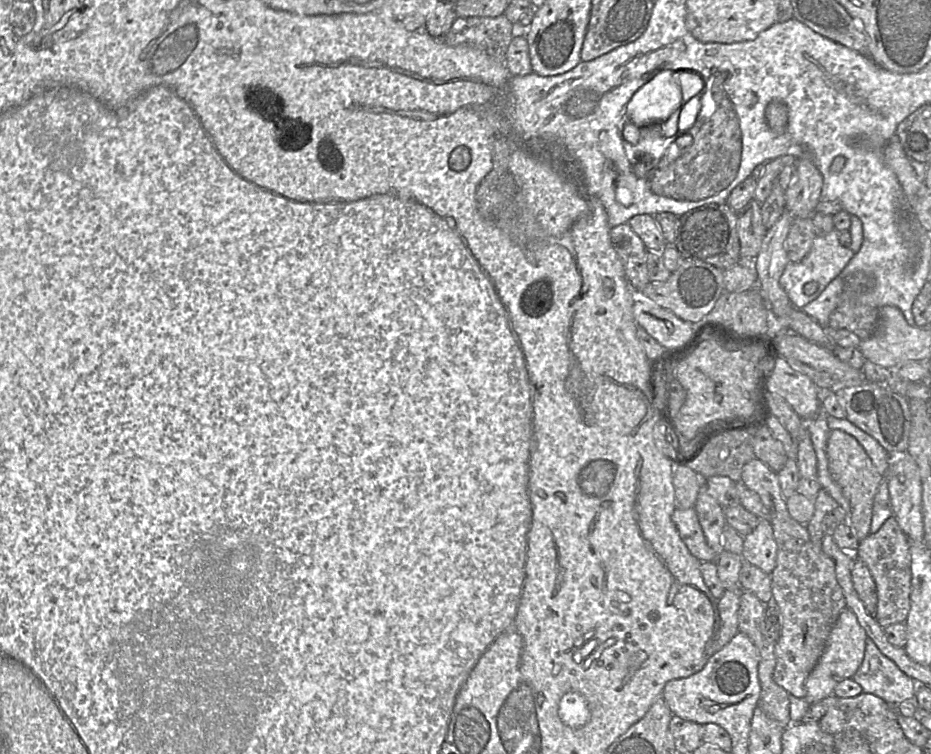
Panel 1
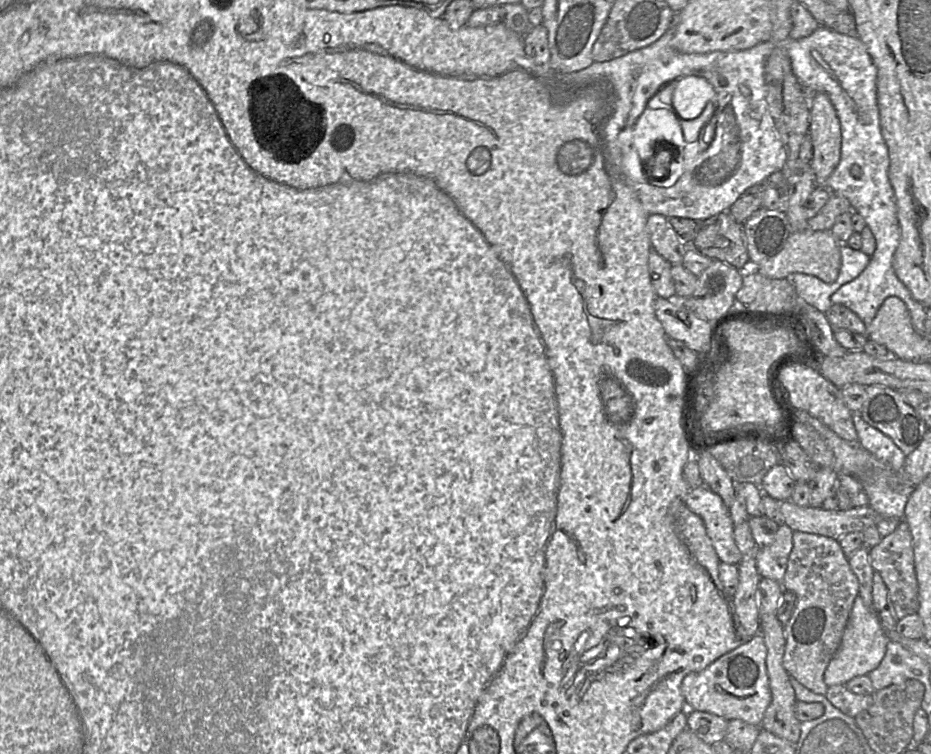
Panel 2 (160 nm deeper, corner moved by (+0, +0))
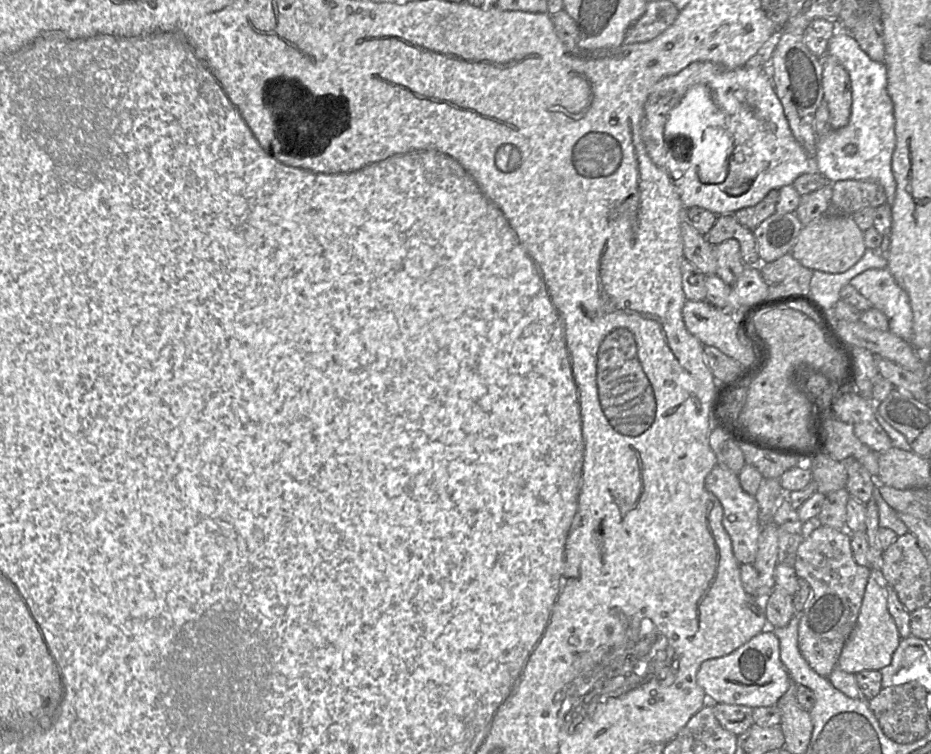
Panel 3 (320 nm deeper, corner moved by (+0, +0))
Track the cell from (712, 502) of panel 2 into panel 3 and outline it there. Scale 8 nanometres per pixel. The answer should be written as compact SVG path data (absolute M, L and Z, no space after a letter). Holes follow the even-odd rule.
M718 465L706 476L705 488L715 495L722 505L722 524L731 539L735 558L740 564L752 564L758 550L758 537L762 531L759 522L759 507L755 496L742 489L738 474Z

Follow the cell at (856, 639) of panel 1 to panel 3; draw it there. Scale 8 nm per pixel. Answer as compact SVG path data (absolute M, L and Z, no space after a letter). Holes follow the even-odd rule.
M871 571L855 627L849 635L837 661L837 667L839 667L841 670L852 674L859 673L863 670L880 671L880 669L888 666L891 663L893 653L897 649L901 637L894 619L888 611L886 586L887 585L881 580L881 578L879 578L877 574L873 574Z

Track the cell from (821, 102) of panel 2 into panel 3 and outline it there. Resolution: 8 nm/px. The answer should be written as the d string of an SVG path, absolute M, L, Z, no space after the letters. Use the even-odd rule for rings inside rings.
M833 57L823 58L823 101L829 109L830 129L847 125L851 113L852 92L850 78L845 68Z

